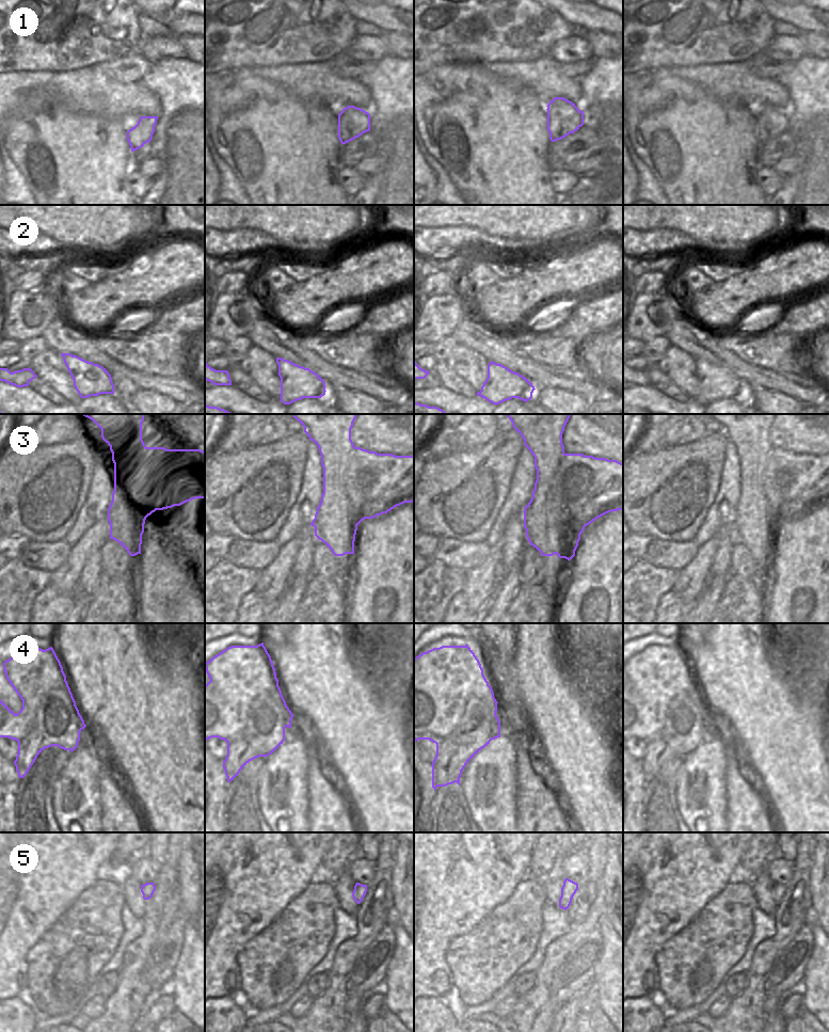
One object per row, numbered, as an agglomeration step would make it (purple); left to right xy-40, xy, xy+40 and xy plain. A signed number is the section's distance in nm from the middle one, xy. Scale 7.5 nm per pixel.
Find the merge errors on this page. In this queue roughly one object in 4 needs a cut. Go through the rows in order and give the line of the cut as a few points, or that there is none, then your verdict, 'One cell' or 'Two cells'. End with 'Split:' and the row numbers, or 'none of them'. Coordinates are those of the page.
1: No split. One cell
2: No split. One cell
3: Split along xy+40 (564, 454), (556, 490), (560, 539), (569, 554). Two cells
4: Split along xy (282, 705), (259, 696), (246, 728), (227, 742). Two cells
5: No split. One cell
Split: 3, 4

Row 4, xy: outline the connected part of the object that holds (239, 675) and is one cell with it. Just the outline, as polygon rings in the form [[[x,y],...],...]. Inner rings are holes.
[[[264,642],[257,646],[230,646],[205,663],[210,681],[205,685],[205,741],[218,737],[233,742],[249,726],[253,702],[262,695],[275,698],[284,710],[285,724],[291,728],[293,714],[278,686],[275,668]]]

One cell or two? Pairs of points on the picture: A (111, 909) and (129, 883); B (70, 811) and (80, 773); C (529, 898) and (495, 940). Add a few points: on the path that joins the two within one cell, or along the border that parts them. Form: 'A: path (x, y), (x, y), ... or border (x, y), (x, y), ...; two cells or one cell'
A: border (122, 888), (125, 903); two cells
B: path (76, 802), (78, 782); one cell
C: path (523, 908), (521, 916), (506, 931); one cell

